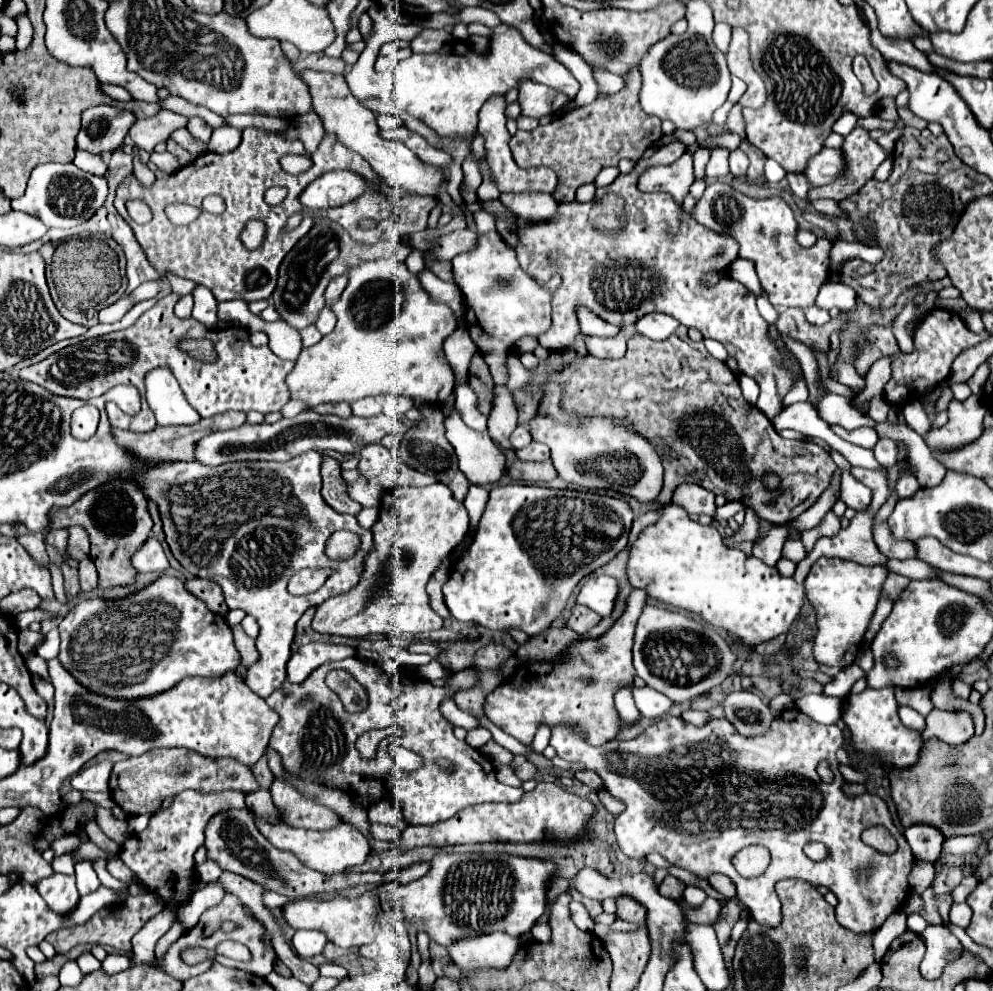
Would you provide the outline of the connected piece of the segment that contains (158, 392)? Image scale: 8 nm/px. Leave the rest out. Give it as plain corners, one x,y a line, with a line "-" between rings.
167,369
153,371
145,379
147,403
157,417
157,425
191,425
199,421
199,413
187,403
179,383

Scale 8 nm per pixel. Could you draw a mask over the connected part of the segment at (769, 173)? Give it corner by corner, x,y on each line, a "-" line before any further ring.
767,159
767,163
765,163
765,177
767,177
767,183
779,183
781,179
785,179
785,171
783,171
783,167
777,163
777,161
773,161
773,159

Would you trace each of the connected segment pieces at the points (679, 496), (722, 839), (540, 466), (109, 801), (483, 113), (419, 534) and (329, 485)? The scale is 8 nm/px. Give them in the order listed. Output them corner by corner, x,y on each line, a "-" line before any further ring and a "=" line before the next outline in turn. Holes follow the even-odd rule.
681,485
675,495
673,503
681,505
687,513
697,513
697,515
709,515
715,519
715,493
699,487
699,485
=
793,707
793,709
781,711
781,713
773,719
773,727
771,727
765,735
761,735
761,737
743,737
743,735
739,735
739,733
735,731
735,727
733,727
725,717
723,717
723,719
711,719
711,721
709,721
707,725
703,725
703,727
689,725
689,723
685,723
681,717
663,717
661,721
653,723
651,727
647,727
647,729
643,731
643,737
635,737
635,739
631,739
631,741
617,741
617,739
615,739
615,741
605,743
603,747
593,747
593,745
587,745
583,733
571,731
571,735
567,735
565,723
559,723
559,725
555,725
555,727
551,729
551,741
549,741
549,745
555,747
555,751
557,751
557,755
559,755
561,759
571,761
571,763
573,763
573,761
579,761
579,763
585,765
585,769
597,771
597,775
603,779
605,789
607,789
615,799
619,799
619,801
625,803
625,811
619,813
617,819
615,819
615,835
617,835
617,843
619,843
621,851
623,851
627,857
631,857
631,859
643,859
643,857
647,857
649,853
659,853
659,855
665,857
671,865
677,865
677,867
681,867
681,869
687,869
687,871
691,871
691,873
695,873
695,875
699,875
699,877
709,877
711,873
723,873
723,875
727,875
727,877
735,883
737,895
739,895
741,903
749,909
751,919
757,921
759,925
777,927
777,925
781,923
781,903
779,903
779,899
777,899
775,885
777,885
777,881
781,881
781,879
791,879
791,877
807,879
807,881
813,881
815,885
825,885
825,887
829,887
829,889
835,893
835,897
839,899
839,905
835,907
836,920
839,921
845,929
849,929
849,931
853,931
853,933
859,933
859,935
875,933
875,931
885,923
885,919
887,919
895,909
899,909
899,907
905,903
905,897
907,897
907,893
909,893
907,877
909,877
911,867
913,867
913,853
911,853
909,843
905,841
905,837
903,837
903,835
899,833
899,829
893,825
891,815
889,815
889,809
887,809
887,805
885,805
885,801
883,801
881,797
871,795
871,793
863,793
863,795
859,795
859,797
845,797
845,793
841,791
841,785
843,785
845,781
843,781
843,777
841,777
841,773
839,773
839,769
837,769
835,751
841,749
841,747
845,745
845,739
843,739
843,733
841,733
841,729
839,729
837,725
821,725
821,723
815,723
813,719
809,719
809,717
803,715
799,709
-
821,761
827,761
827,763
831,765
831,771
833,771
833,781
831,781
831,783
825,783
825,781
819,777
819,773
817,773
817,765
819,765
-
871,825
883,825
883,827
895,837
895,841
897,841
897,851
895,851
895,853
889,853
889,855
887,855
887,853
879,853
877,849
873,849
873,847
869,847
869,845
865,845
865,843
861,841
861,833
863,833
867,827
871,827
-
809,841
825,843
829,855
827,855
823,861
811,861
811,859
807,859
805,853
803,853
803,845
809,843
-
747,845
763,845
763,847
767,847
767,849
771,851
771,865
767,867
767,871
765,871
763,875
751,877
751,879
741,877
741,875
735,871
733,863
731,863
731,857
733,857
741,847
747,847
=
551,459
541,461
541,463
515,461
511,467
507,467
507,475
509,475
511,479
515,479
515,481
527,482
548,482
558,476
=
82,792
84,798
90,798
91,801
96,801
97,804
104,808
113,808
117,806
115,800
111,796
111,793
108,792
=
489,99
481,111
479,111
479,127
477,127
477,133
481,137
485,137
485,149
487,149
487,163
495,175
495,181
497,181
497,187
499,191
519,193
519,191
547,191
547,193
555,193
555,185
557,185
557,175
555,171
547,169
547,167
541,167
541,169
521,169
513,155
511,155
511,149
507,145
507,139
511,139
507,127
505,127
505,99
=
435,483
435,485
429,485
429,487
401,487
401,489
395,489
395,491
387,491
383,495
383,507
379,509
379,519
377,523
373,525
373,541
375,541
375,547
371,551
371,555
367,557
367,571
363,573
363,579
359,581
359,585
355,587
355,591
349,591
349,595
337,595
335,599
327,599
327,603
321,603
317,609
319,609
319,633
337,633
337,635
351,635
351,637
363,637
363,635
399,635
399,633
421,633
421,631
435,631
435,629
441,629
443,627
443,619
431,609
429,605
429,595
427,595
427,581
431,579
431,575
441,567
441,563
445,561
445,557
457,547
463,543
467,531
469,531
469,523
467,523
467,509
463,505
463,501
457,501
451,493
451,489
443,483
=
323,455
321,477
323,477
321,495
337,513
357,515
361,511
361,505
347,495
347,483
341,477
341,469
339,469
339,461
337,459

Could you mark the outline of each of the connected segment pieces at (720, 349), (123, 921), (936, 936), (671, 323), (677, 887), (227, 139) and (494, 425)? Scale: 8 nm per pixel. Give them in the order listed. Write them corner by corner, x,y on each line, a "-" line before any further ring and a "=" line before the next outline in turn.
705,339
703,341
705,343
705,347
707,347
707,351
715,357
715,359
719,359
719,361
727,361
727,351
725,351
725,347
721,345
721,343
715,343
715,341
711,341
711,339
=
147,893
147,895
139,895
135,899
127,899
123,903
119,903
117,907
105,907
103,911
97,911
87,923
83,925
73,925
73,927
63,927
63,929
57,929
53,933
47,935
47,941
57,949
57,953
67,953
71,951
73,947
77,945
83,945
83,943
89,943
89,945
109,945
117,951
125,951
125,953
131,953
133,947
131,947
131,937
151,919
155,917
159,911
163,909
163,901
159,895
155,893
=
929,925
923,933
923,943
927,947
925,959
921,963
921,973
937,973
943,971
945,967
945,955
949,951
963,951
963,945
959,943
959,939
949,933
949,929
945,925
=
651,313
651,315
645,315
643,319
639,319
635,323
635,331
639,335
653,339
653,341
667,339
675,331
675,327
679,327
679,321
671,319
665,313
=
667,875
659,885
659,893
669,899
679,899
683,895
683,889
685,885
677,877
671,877
671,875
=
217,127
217,129
213,129
209,151
223,155
223,153
233,151
235,147
239,147
239,143
241,143
241,131
239,129
=
495,387
495,407
489,415
489,435
495,443
499,443
501,449
513,451
509,443
509,435
517,427
517,409
511,397
511,391
507,387

